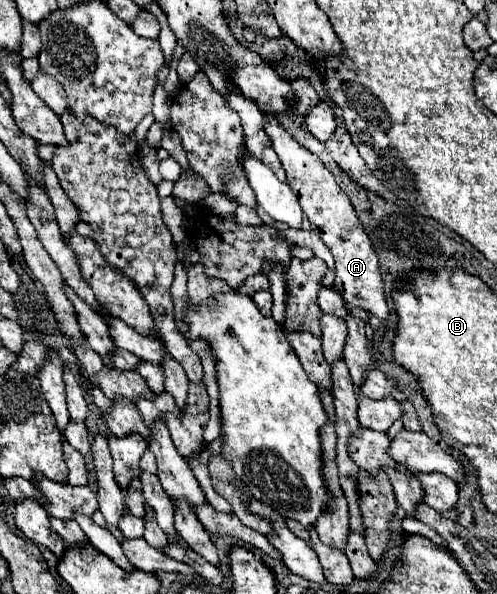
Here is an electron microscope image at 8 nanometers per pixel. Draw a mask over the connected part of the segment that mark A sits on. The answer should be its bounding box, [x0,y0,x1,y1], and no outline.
[264,115,388,319]

